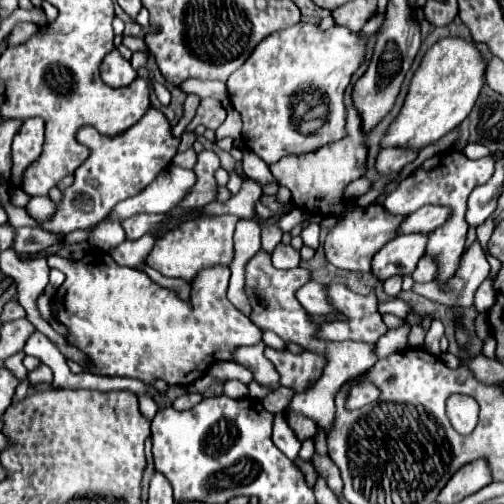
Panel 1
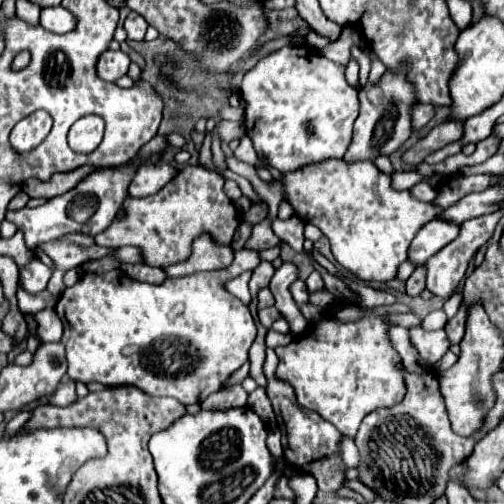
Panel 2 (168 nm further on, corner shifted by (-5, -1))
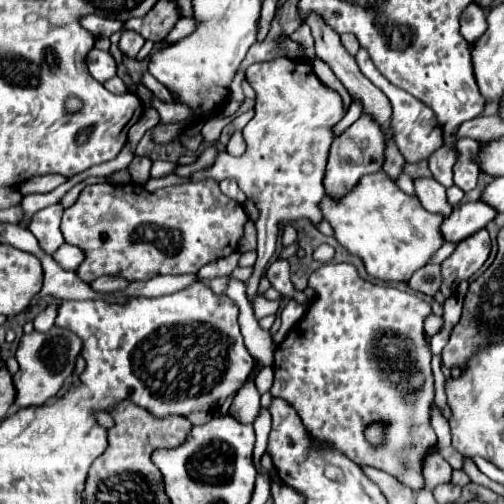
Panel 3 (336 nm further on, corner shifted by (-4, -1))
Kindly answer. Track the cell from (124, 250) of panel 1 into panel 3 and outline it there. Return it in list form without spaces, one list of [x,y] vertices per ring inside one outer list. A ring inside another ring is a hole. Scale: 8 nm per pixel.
[[[64,243],[52,257],[54,257],[54,261],[56,261],[60,267],[64,267],[66,271],[74,271],[74,269],[82,263],[82,249]]]

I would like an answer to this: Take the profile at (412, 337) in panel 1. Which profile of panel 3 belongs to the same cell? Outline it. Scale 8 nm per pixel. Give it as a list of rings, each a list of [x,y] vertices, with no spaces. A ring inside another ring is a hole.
[[[480,229],[478,233],[470,235],[470,239],[464,239],[458,243],[456,251],[442,263],[442,293],[448,299],[460,281],[470,279],[488,259],[490,255],[490,237],[486,229]]]

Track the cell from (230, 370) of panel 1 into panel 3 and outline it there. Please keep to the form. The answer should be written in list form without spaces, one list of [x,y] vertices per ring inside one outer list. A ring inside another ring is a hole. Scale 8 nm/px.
[[[266,409],[260,411],[258,419],[254,421],[254,431],[256,431],[256,447],[254,447],[254,465],[260,471],[260,460],[266,453],[266,443],[268,443],[268,433],[270,433],[270,413]]]

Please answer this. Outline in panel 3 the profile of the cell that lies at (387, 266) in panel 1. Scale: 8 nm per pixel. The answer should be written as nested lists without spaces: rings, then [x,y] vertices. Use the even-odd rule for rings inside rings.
[[[484,201],[462,203],[442,223],[444,241],[456,241],[458,243],[458,241],[474,235],[476,231],[484,229],[496,215],[498,215],[498,211],[490,205],[486,205]]]

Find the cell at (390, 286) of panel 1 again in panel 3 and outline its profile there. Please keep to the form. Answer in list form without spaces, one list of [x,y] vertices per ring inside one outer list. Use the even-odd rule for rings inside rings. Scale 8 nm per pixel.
[[[426,265],[422,271],[418,269],[418,273],[412,275],[412,279],[408,281],[408,285],[414,291],[420,291],[424,295],[434,297],[442,285],[442,273],[440,273],[440,265]]]

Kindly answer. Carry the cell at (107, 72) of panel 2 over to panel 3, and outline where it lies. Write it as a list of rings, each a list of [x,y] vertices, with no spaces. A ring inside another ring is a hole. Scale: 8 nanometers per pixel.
[[[90,49],[90,53],[86,55],[86,65],[88,65],[90,75],[100,83],[104,83],[116,75],[116,61],[108,51]]]

